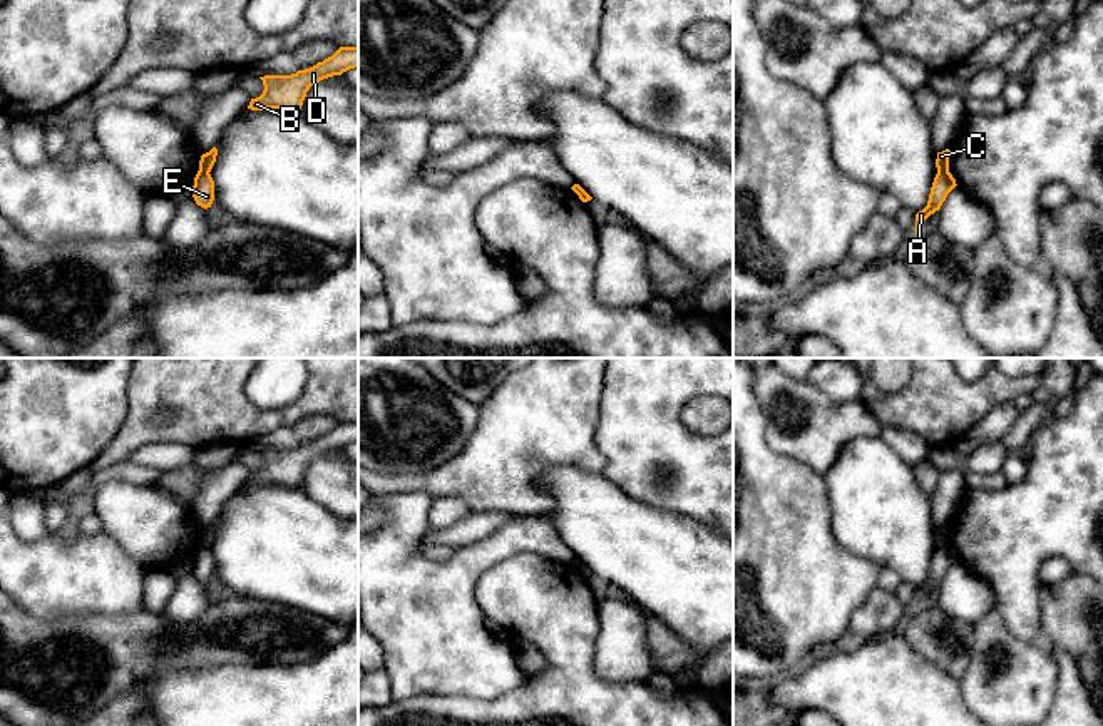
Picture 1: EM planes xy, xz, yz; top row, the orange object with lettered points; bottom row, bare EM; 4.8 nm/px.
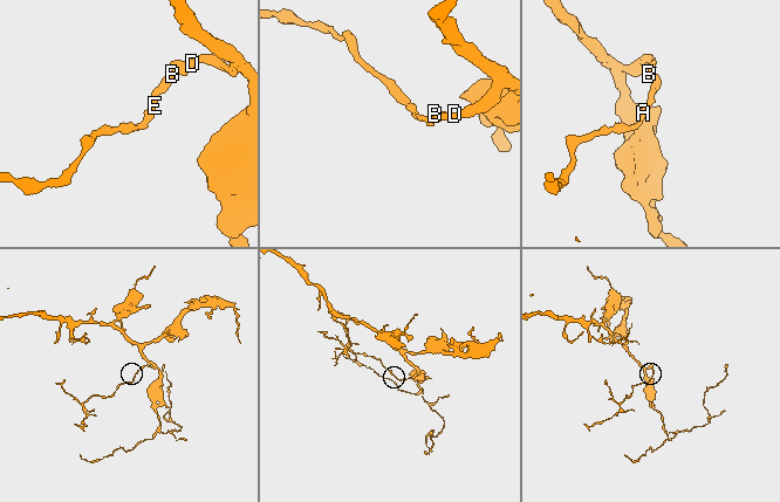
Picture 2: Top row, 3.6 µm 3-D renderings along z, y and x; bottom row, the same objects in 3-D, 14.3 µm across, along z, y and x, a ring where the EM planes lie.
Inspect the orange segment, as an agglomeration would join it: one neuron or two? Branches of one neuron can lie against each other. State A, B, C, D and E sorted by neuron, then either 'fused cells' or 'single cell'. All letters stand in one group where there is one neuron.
groups A E / B C D; fused cells

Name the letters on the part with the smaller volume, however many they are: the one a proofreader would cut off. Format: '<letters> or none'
A, E

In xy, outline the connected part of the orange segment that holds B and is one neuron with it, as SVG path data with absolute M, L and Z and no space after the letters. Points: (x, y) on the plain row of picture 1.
M340 422L331 432L316 440L298 445L291 450L264 450L264 465L259 472L251 473L248 483L281 483L300 487L310 462L323 453L341 450L343 447L358 442L358 422Z

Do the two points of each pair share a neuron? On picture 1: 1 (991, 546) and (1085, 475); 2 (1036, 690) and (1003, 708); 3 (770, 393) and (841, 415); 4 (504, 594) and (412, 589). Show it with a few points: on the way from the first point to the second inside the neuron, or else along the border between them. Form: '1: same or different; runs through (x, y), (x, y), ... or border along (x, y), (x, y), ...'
1: same; runs through (1015, 529), (1045, 516), (1061, 499)
2: same; runs through (1028, 690), (1021, 690), (1011, 700)
3: same; runs through (787, 403), (799, 415), (824, 415)
4: different; border along (499, 562), (474, 589), (497, 624)

